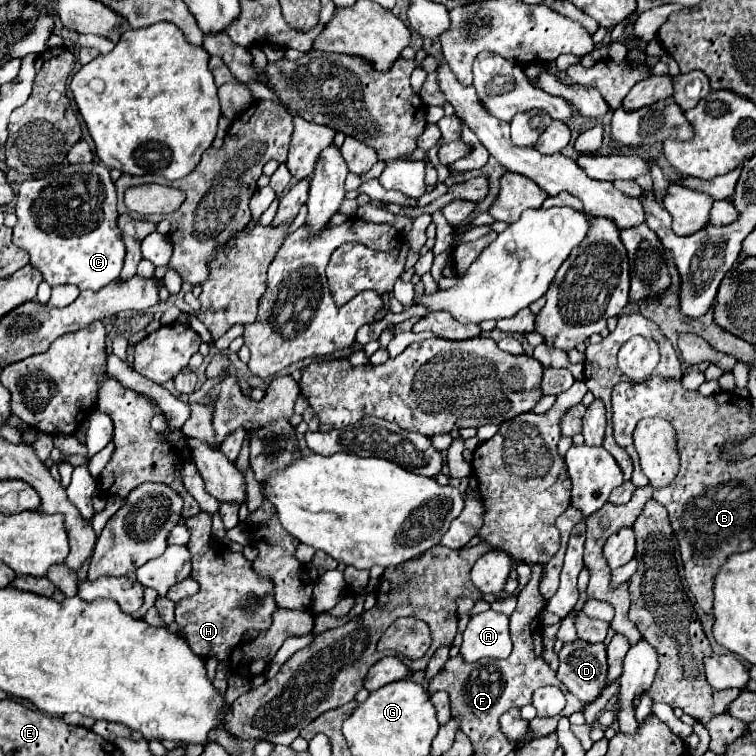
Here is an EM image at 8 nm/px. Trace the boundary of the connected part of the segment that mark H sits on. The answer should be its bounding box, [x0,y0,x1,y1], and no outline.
[175,511,277,659]

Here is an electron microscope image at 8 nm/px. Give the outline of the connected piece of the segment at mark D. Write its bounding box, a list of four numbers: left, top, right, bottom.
[557,639,607,701]

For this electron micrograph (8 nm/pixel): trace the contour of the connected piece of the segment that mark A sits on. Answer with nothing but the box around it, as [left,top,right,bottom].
[461,609,511,663]

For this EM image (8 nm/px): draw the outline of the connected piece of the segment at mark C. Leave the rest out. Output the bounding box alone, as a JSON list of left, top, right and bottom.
[13,163,125,291]

